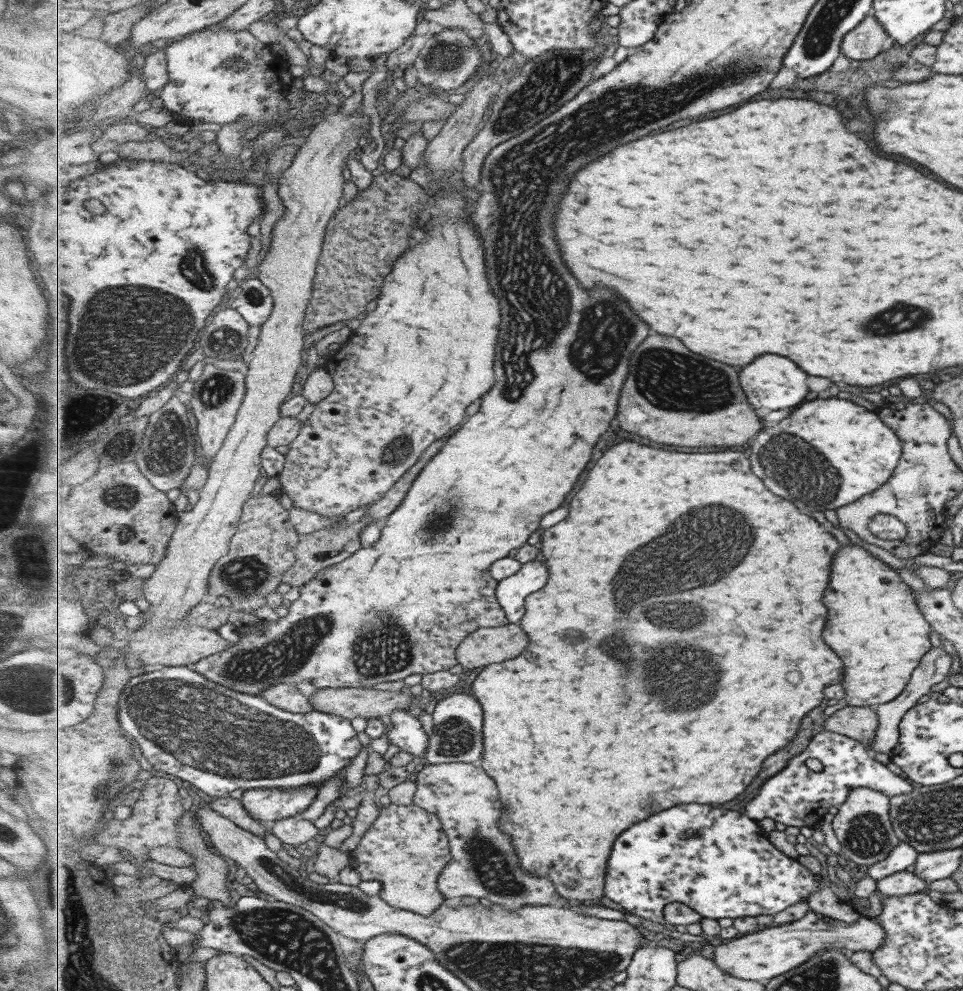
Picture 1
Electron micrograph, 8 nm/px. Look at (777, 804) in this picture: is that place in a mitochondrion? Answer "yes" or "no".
no

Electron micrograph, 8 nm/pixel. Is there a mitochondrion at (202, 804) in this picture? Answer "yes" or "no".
no

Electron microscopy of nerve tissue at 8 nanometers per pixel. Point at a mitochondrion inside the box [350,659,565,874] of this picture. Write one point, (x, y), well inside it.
(455, 737)

